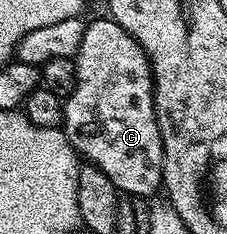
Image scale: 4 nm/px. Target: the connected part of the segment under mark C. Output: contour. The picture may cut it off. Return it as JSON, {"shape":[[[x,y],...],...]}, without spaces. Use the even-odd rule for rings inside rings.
{"shape":[[[89,20],[85,24],[82,43],[74,58],[76,82],[64,101],[62,132],[77,154],[87,164],[98,166],[121,194],[132,199],[148,199],[155,189],[161,188],[164,179],[164,148],[152,98],[152,64],[144,48],[118,22],[103,20]]]}

